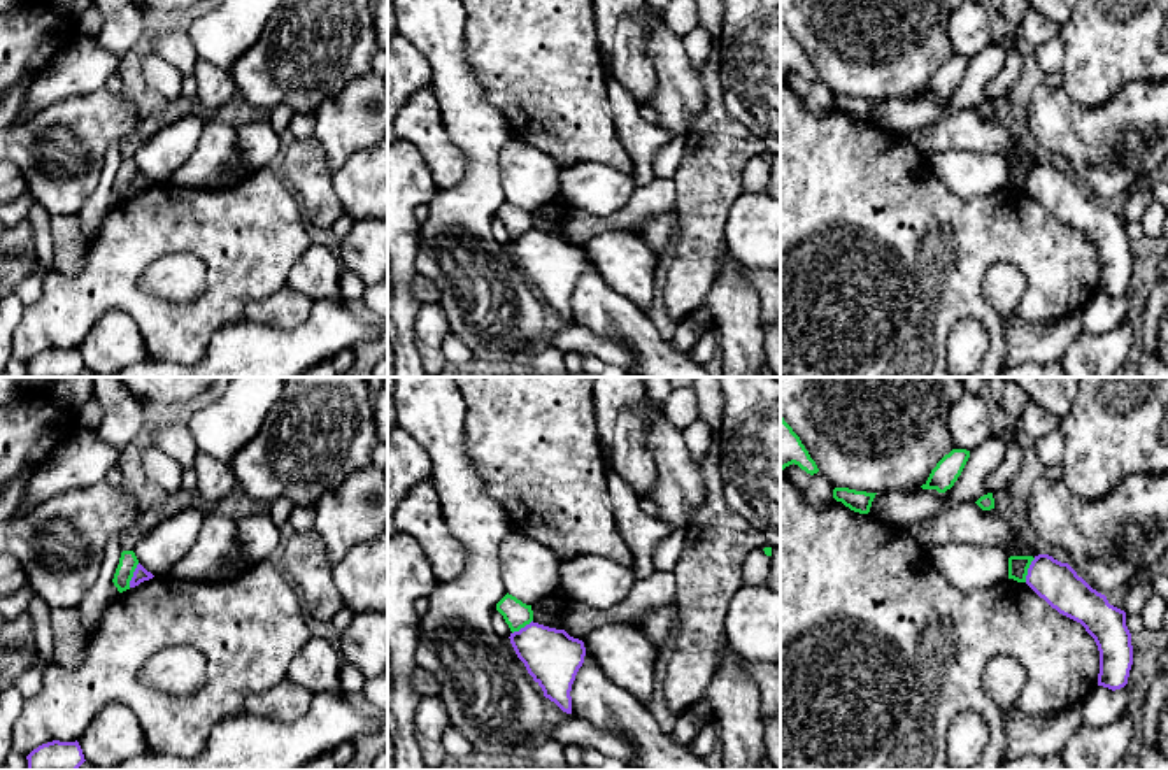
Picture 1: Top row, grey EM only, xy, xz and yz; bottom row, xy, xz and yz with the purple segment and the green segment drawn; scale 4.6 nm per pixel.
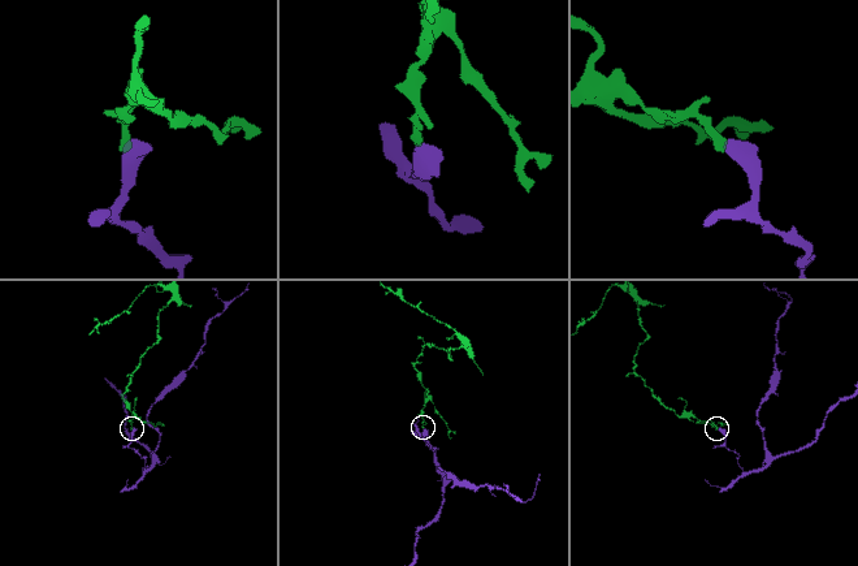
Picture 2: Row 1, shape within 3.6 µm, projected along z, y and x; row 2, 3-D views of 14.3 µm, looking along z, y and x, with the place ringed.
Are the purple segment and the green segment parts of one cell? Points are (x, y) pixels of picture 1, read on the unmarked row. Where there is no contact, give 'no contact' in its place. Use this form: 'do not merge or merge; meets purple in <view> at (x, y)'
do not merge; meets purple in xy at (134, 183)

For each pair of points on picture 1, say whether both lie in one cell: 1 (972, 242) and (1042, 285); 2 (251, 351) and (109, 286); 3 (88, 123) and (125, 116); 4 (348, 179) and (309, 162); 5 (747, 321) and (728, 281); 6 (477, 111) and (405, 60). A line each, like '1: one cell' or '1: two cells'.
1: one cell
2: two cells
3: one cell
4: two cells
5: one cell
6: two cells

